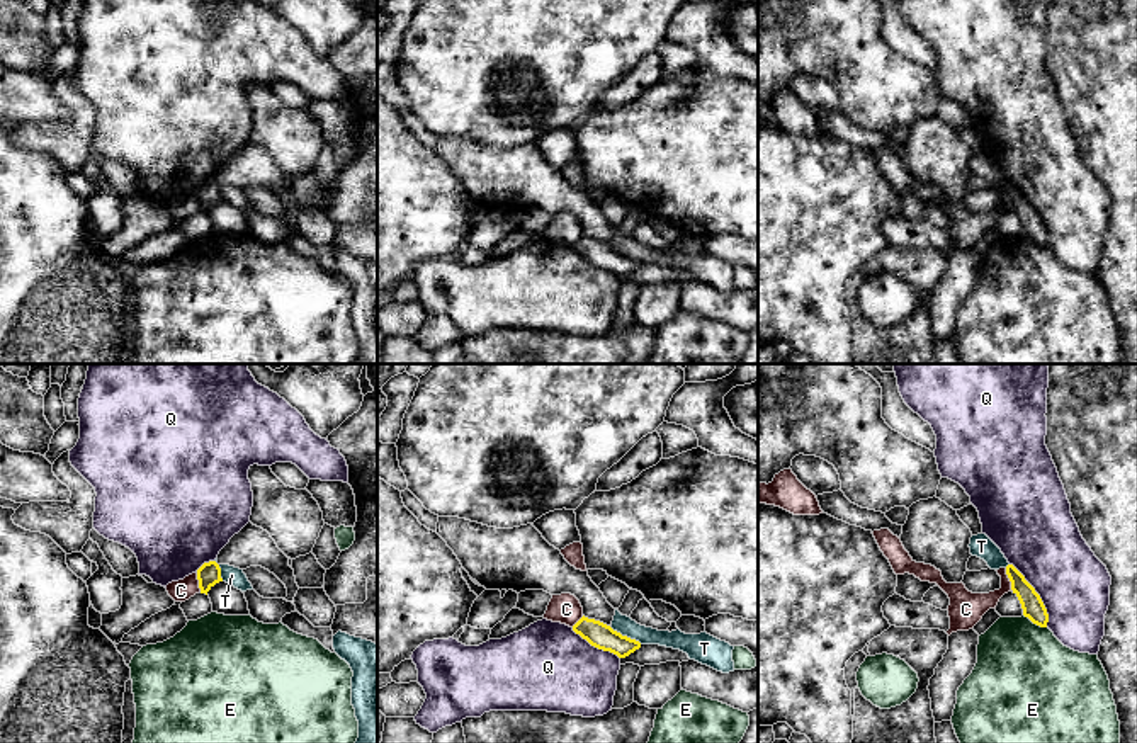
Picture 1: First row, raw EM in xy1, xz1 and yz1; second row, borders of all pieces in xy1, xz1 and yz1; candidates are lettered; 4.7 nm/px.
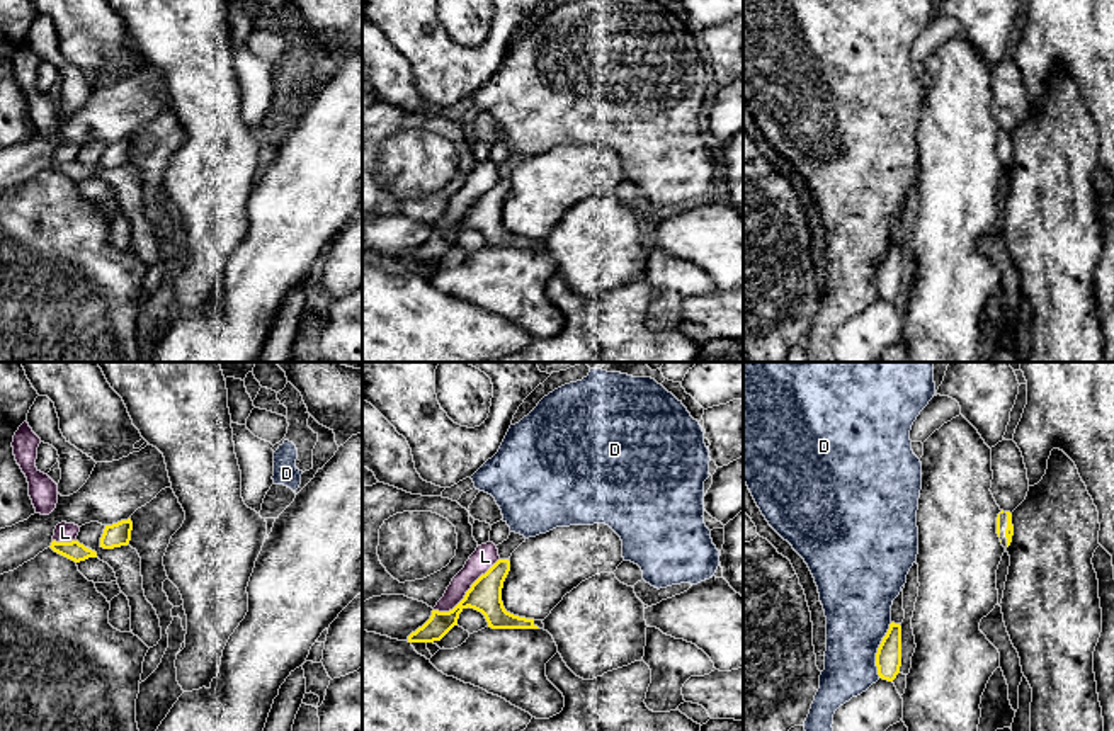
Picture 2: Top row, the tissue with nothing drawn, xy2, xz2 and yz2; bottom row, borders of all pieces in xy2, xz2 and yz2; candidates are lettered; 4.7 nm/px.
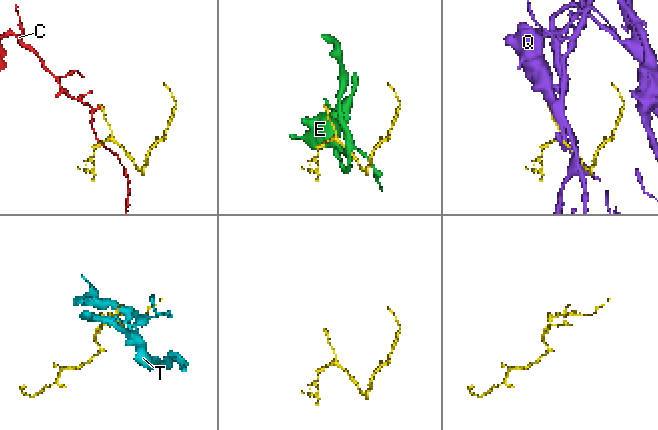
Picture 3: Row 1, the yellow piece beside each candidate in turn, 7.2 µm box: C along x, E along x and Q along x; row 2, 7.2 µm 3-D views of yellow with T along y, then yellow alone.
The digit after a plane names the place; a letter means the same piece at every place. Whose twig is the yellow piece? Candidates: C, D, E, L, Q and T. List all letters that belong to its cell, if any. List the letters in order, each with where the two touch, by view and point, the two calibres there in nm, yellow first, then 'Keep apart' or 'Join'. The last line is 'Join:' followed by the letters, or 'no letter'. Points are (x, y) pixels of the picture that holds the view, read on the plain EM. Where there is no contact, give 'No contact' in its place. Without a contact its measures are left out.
C: Touches yellow at yz1 (1010, 199). Thickness 100 nm (yellow) against 170 nm. Keep apart
D: Touches yellow at yz2 (878, 269). Thickness 130 nm (yellow) against 320 nm. Keep apart
E: Touches yellow at yz1 (1035, 242). Thickness 100 nm (yellow) against 460 nm. Keep apart
L: Touches yellow at xz2 (466, 211). Thickness 160 nm (yellow) against 110 nm. Keep apart
Q: Touches yellow at yz1 (1039, 215). Thickness 100 nm (yellow) against 360 nm. Keep apart
T: Touches yellow at xz1 (626, 255). Thickness 120 nm (yellow) against 90 nm. Keep apart
Join: no letter

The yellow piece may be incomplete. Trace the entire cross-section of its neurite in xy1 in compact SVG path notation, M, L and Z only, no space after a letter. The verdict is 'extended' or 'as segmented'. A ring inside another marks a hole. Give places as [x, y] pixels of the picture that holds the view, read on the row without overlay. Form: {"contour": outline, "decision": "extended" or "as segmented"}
{"contour": "M209 180L204 182L199 189L197 189L197 199L199 199L199 207L201 213L206 213L219 201L223 201L221 197L221 187L216 180Z", "decision": "as segmented"}

